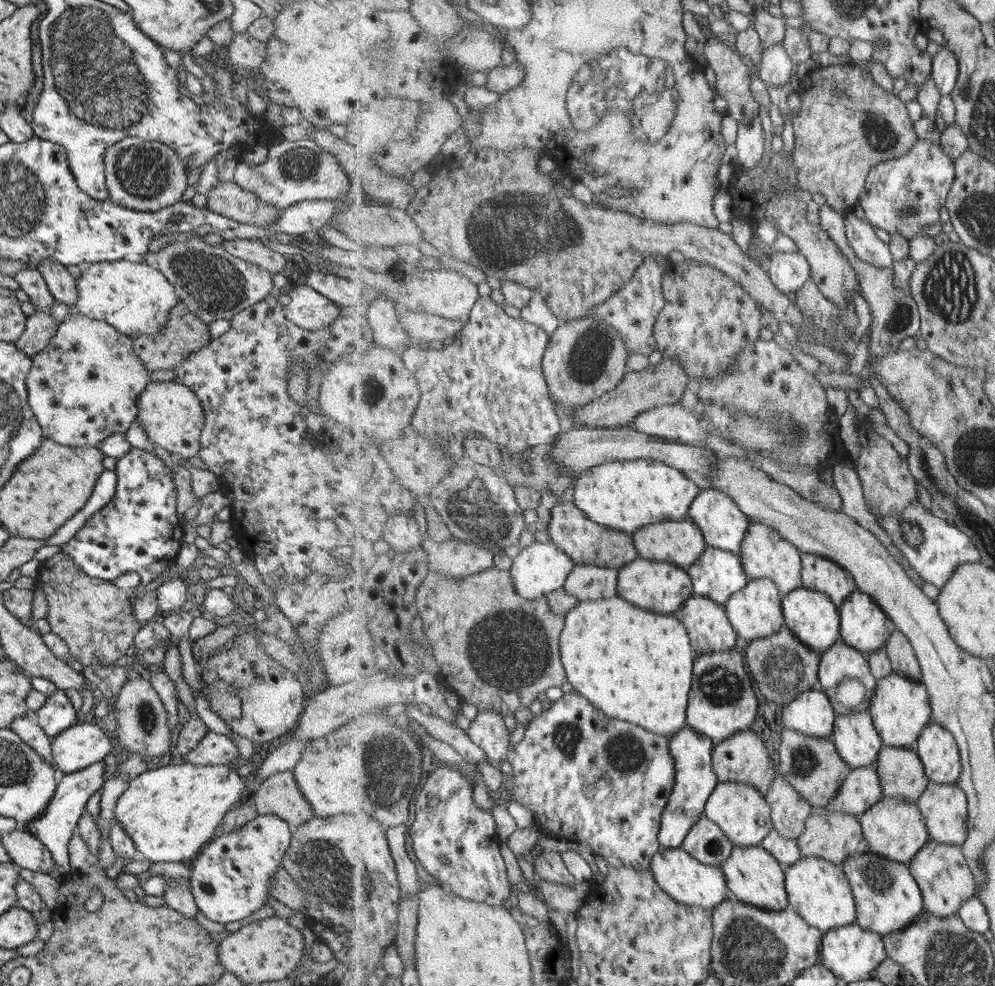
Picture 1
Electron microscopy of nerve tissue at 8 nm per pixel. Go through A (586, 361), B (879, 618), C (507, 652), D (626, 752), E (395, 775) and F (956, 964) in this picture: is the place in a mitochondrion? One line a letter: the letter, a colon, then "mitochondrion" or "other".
A: mitochondrion
B: other
C: mitochondrion
D: mitochondrion
E: mitochondrion
F: mitochondrion

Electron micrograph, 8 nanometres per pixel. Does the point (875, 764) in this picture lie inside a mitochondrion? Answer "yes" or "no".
no

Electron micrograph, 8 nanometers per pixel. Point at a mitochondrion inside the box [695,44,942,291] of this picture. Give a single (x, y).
(878, 134)

